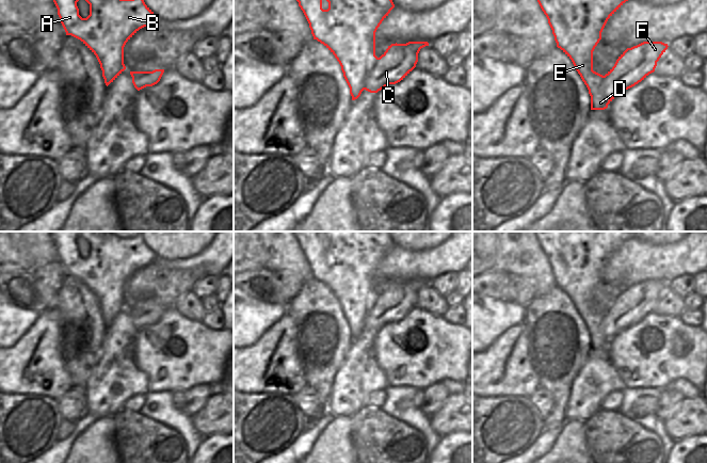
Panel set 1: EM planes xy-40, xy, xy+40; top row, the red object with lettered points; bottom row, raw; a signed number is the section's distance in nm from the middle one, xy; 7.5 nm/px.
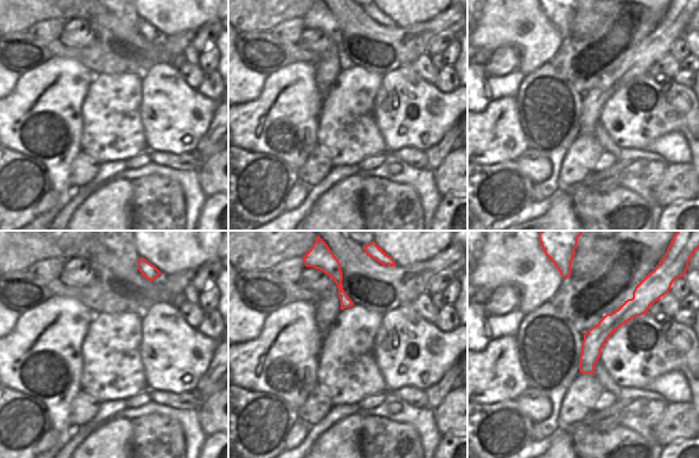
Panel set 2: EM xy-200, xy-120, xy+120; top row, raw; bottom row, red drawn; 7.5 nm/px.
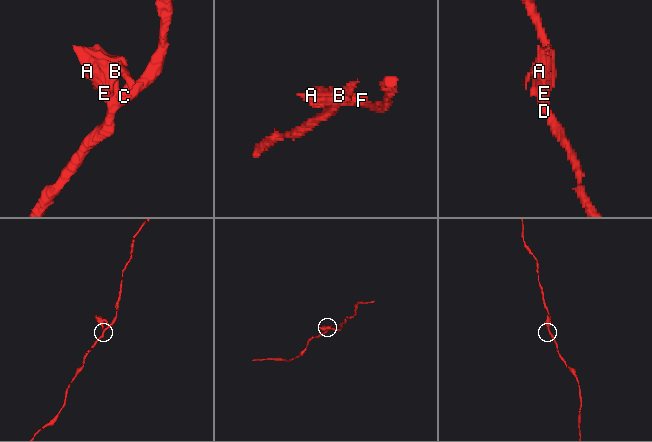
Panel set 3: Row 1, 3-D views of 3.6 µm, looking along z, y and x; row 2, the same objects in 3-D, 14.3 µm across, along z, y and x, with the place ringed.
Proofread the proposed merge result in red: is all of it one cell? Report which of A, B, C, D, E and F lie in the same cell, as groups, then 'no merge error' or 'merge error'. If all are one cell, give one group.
groups A B C D E F; no merge error

